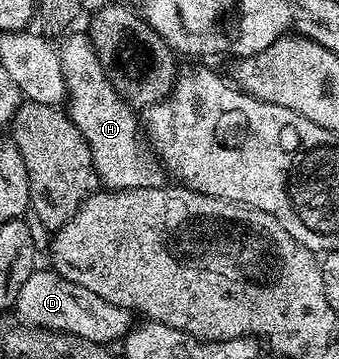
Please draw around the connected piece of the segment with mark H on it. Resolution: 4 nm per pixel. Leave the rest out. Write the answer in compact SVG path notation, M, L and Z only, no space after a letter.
M65 36L64 46L59 46L58 49L64 76L66 112L90 149L97 182L108 191L161 188L165 184L165 170L151 156L146 157L140 150L142 125L137 114L136 117L132 114L135 113L133 106L122 100L108 80L87 36L72 36Z

